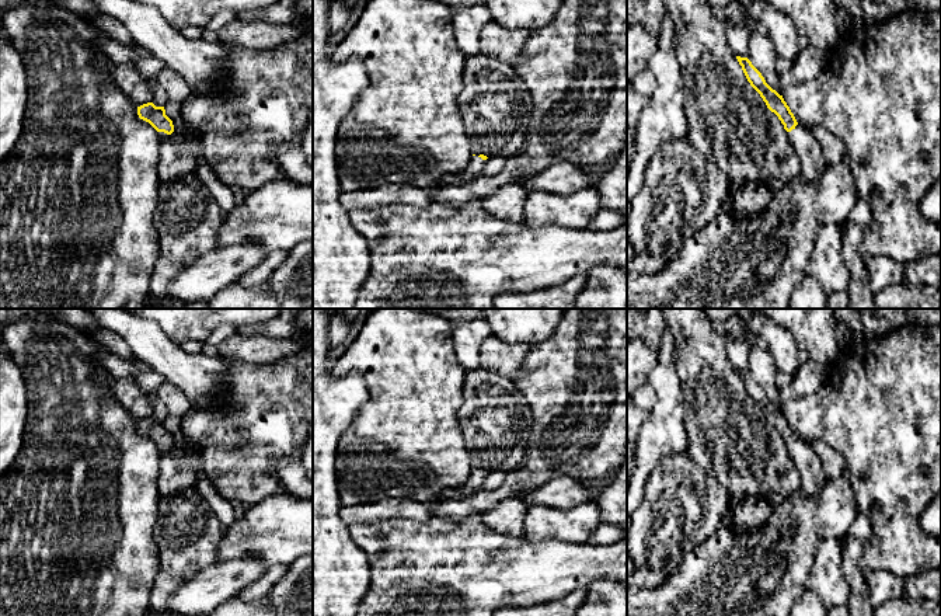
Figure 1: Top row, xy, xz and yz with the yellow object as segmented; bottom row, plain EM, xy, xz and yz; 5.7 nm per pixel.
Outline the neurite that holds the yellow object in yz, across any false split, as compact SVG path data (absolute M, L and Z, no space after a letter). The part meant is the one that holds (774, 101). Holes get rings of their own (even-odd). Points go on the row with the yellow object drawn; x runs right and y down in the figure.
M736 56L736 59L750 86L760 94L767 108L774 112L784 125L788 139L801 161L799 175L808 181L818 180L827 167L827 163L823 157L819 142L812 135L811 128L801 126L797 122L783 95L766 83L761 73L747 58Z

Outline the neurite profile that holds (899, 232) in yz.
M903 189L892 202L872 212L860 247L862 257L886 257L910 264L941 253L941 223L927 220Z

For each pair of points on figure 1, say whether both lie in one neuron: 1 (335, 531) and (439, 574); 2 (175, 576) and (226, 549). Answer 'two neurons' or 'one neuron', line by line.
1: two neurons
2: two neurons

